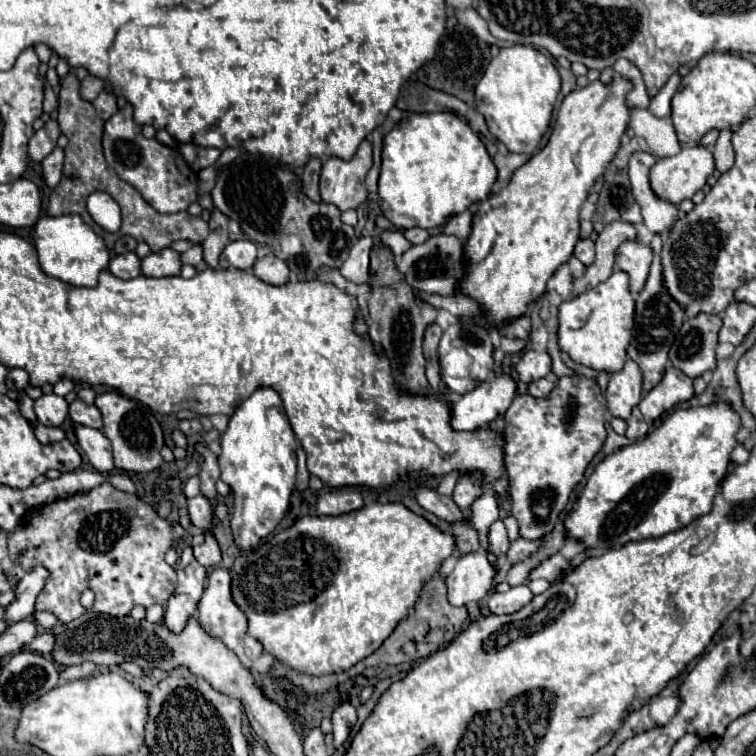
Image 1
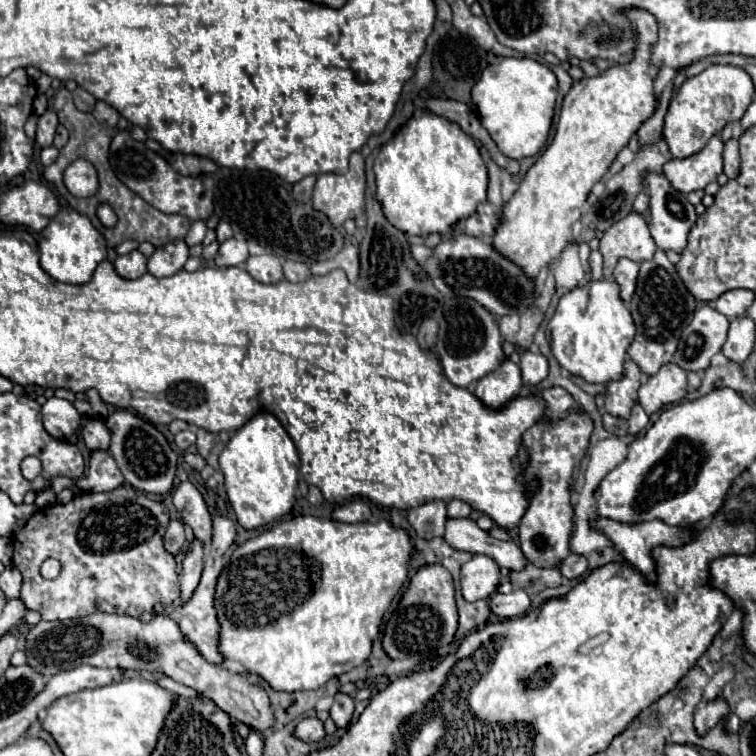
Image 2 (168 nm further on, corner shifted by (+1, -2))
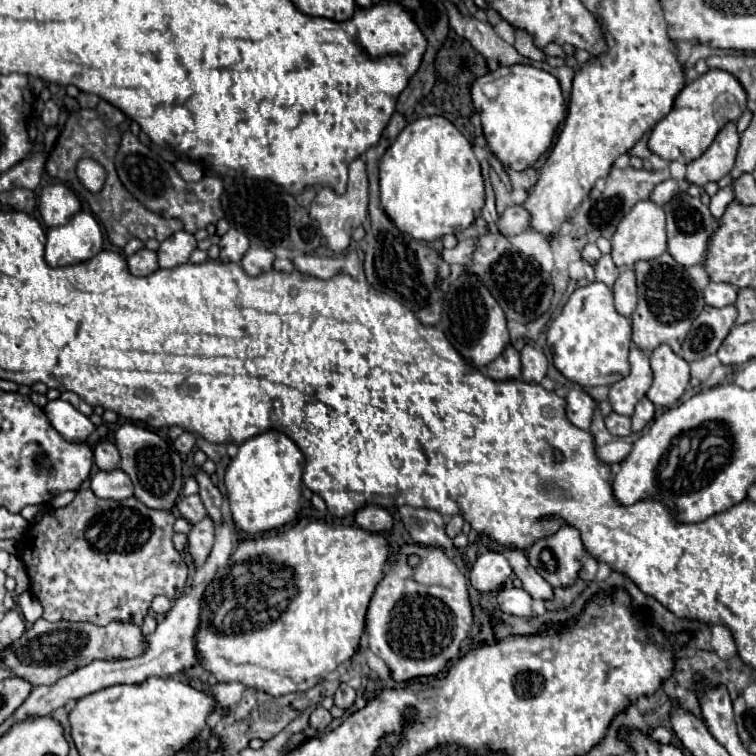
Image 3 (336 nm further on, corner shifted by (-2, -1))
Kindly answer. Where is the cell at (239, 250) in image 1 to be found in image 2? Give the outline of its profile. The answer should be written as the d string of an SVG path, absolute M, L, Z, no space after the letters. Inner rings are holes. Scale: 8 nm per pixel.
M229 238L219 246L219 252L215 256L215 264L217 266L243 266L247 258L249 258L247 242Z

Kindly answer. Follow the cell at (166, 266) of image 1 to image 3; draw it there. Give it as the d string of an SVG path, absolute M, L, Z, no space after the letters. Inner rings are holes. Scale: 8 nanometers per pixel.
M176 231L172 237L168 237L160 249L158 249L158 263L160 267L176 267L182 263L188 263L190 253L196 249L196 239L188 231Z

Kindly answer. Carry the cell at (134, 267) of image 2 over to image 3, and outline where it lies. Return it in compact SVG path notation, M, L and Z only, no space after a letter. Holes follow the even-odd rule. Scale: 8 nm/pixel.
M140 249L136 251L132 257L126 259L128 261L128 267L134 275L150 275L158 269L158 257L156 257L156 251L150 251L150 249Z

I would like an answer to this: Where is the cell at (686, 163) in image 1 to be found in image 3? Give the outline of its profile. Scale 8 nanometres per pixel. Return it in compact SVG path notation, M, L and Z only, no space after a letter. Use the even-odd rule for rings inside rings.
M730 121L720 129L712 145L706 149L706 153L686 165L688 167L686 179L700 187L710 181L720 181L724 175L732 171L738 145L740 145L740 135L736 123Z

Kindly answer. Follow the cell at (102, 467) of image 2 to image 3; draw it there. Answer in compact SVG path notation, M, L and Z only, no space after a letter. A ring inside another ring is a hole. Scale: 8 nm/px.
M120 469L110 473L98 471L92 477L92 491L102 499L114 499L114 501L122 501L134 495L132 481L128 481L128 475Z

